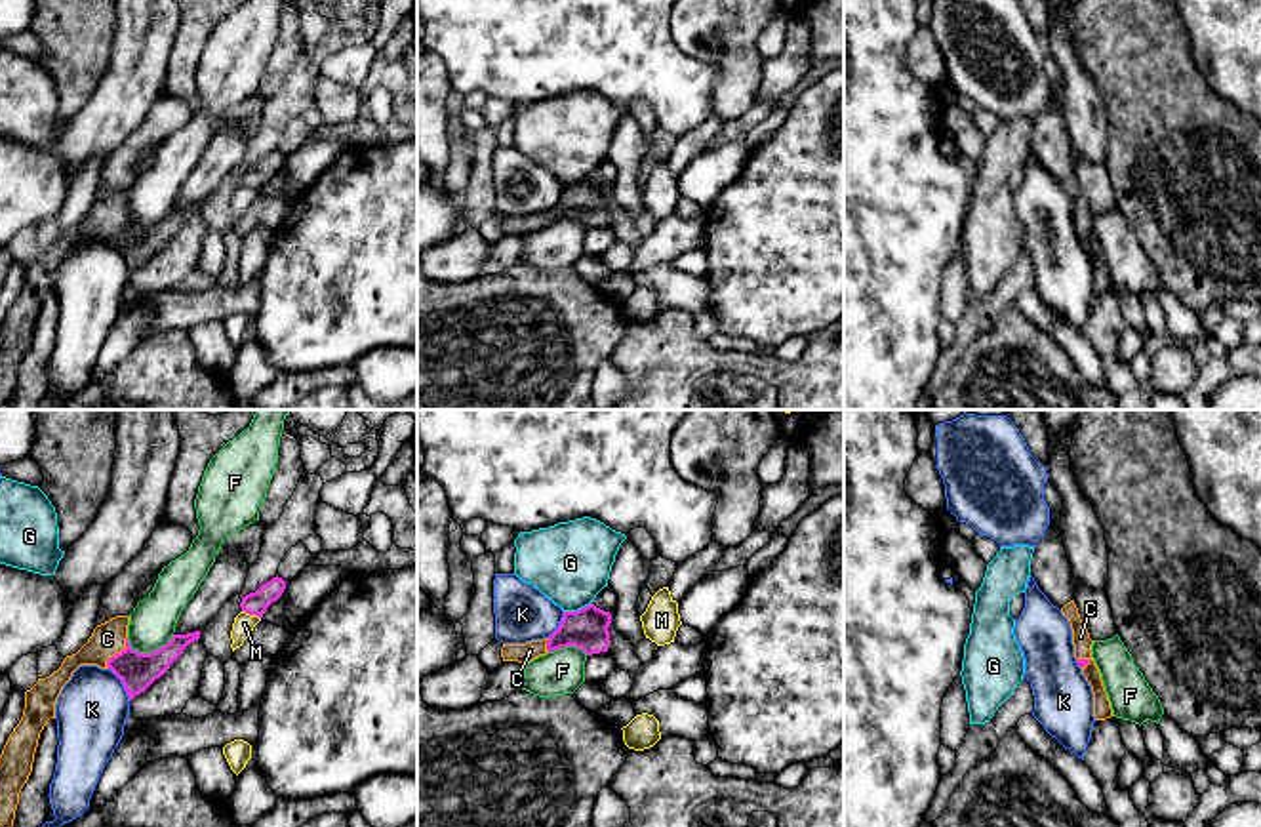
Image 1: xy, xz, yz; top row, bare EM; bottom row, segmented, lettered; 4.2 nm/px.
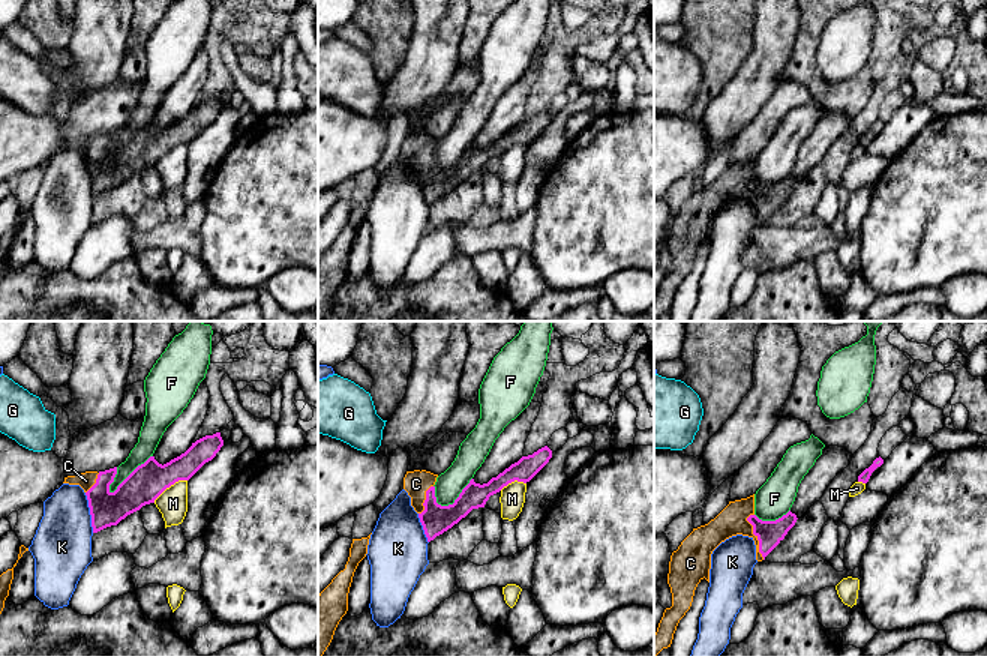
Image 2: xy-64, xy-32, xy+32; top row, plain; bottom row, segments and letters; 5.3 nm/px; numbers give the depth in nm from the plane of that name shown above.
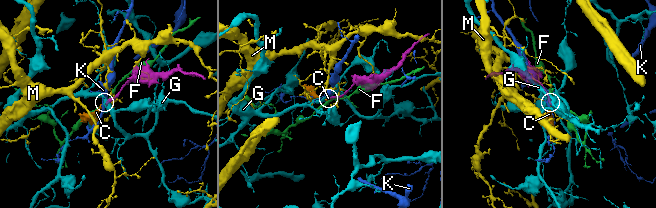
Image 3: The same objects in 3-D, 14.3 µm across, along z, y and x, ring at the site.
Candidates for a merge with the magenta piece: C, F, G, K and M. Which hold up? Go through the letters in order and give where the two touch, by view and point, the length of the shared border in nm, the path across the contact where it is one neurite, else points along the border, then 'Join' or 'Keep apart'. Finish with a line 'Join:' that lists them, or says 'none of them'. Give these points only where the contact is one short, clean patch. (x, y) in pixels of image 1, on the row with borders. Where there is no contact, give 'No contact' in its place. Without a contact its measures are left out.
C: Touches magenta at xy (117, 654). Shared border 160 nm. Path across: xy (138, 671), (117, 654), (107, 639). Join
F: Touches magenta at xy (149, 652). Shared border 200 nm. Keep apart
G: Touches magenta at xz (578, 610). Shared border 130 nm. Keep apart
K: Touches magenta at xy (122, 683). Shared border 170 nm. Keep apart
M: Touches magenta at xy (252, 614). Shared border 90 nm. Keep apart
Join: C

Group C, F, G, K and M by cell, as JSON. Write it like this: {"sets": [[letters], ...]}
{"sets": [["C"], ["F"], ["G"], ["K"], ["M"]]}

